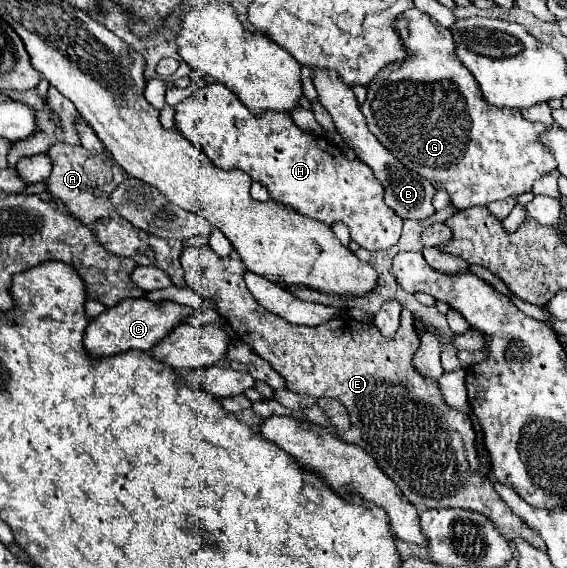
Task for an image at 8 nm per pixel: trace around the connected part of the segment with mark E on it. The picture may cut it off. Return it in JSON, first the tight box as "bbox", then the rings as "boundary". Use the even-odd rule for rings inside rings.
{"bbox":[182,246,546,552],"boundary":[[[194,246],[184,250],[182,254],[182,266],[184,266],[184,280],[186,284],[198,292],[200,296],[206,296],[216,302],[216,310],[222,314],[222,318],[234,328],[238,338],[246,342],[256,354],[260,354],[264,360],[270,362],[270,366],[286,380],[286,388],[296,394],[308,394],[312,398],[320,396],[332,396],[340,400],[348,408],[350,416],[350,430],[334,430],[340,440],[358,444],[364,448],[384,470],[386,476],[390,476],[402,494],[414,504],[422,508],[472,508],[478,512],[484,512],[490,516],[490,520],[496,524],[496,530],[502,536],[508,536],[508,540],[514,540],[516,536],[522,536],[528,540],[534,548],[546,552],[542,538],[526,524],[520,516],[516,516],[506,502],[496,494],[490,480],[480,474],[480,460],[476,452],[476,434],[472,430],[472,422],[466,414],[450,408],[440,392],[440,384],[436,380],[430,380],[426,376],[420,376],[412,364],[414,352],[420,346],[420,338],[414,328],[414,316],[410,310],[402,310],[400,316],[400,328],[396,330],[394,338],[386,338],[380,334],[380,330],[374,324],[362,324],[350,316],[336,316],[324,324],[318,326],[298,326],[290,324],[284,318],[268,312],[262,308],[250,290],[244,284],[244,272],[246,266],[240,260],[236,252],[228,258],[220,258],[210,246]]]}

